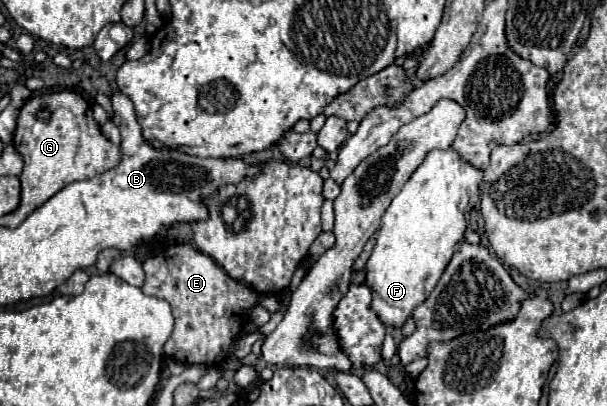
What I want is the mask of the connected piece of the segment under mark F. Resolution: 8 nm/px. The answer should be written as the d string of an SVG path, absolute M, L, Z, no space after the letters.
M431 151L425 161L415 169L411 179L403 185L401 193L393 199L393 203L387 207L383 213L381 229L377 231L377 241L375 249L367 261L365 273L365 285L371 289L373 299L371 299L371 309L377 313L377 317L391 327L403 327L405 321L411 317L413 309L419 307L433 287L437 285L439 277L443 275L449 259L453 257L455 247L461 243L467 219L465 213L471 207L471 199L479 195L479 185L483 179L483 171L477 167L465 163L457 151Z

